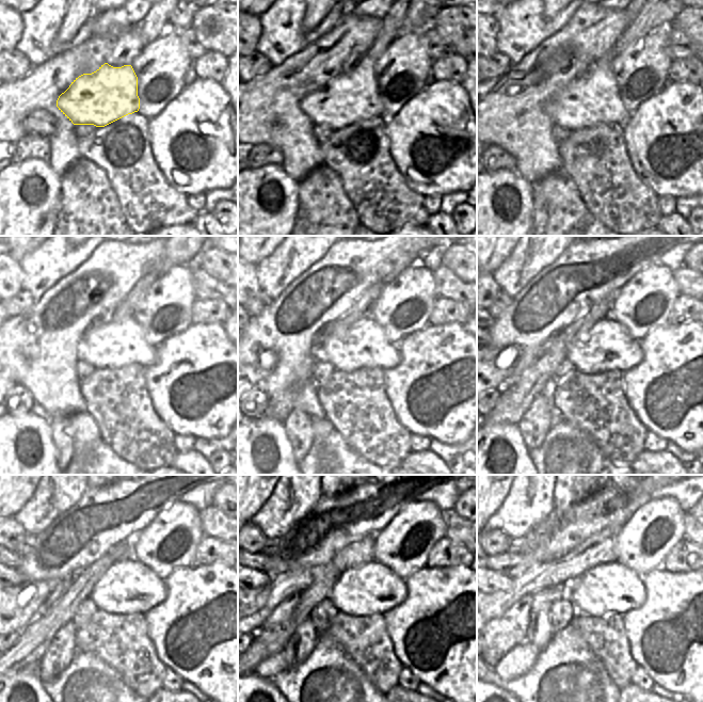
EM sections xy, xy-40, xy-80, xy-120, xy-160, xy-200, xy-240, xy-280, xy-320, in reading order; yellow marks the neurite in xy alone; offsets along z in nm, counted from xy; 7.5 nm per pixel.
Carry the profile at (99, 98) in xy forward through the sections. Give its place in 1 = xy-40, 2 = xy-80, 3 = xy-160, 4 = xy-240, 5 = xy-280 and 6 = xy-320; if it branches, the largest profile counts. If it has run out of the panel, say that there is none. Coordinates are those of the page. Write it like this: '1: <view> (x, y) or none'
1: xy-40 (352, 96)
2: xy-80 (592, 98)
3: xy-160 (364, 345)
4: xy-240 (128, 587)
5: xy-280 (372, 588)
6: xy-320 (613, 588)

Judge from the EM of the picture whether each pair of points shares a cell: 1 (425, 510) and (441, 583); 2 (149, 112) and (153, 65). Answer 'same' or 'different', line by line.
1: different
2: same

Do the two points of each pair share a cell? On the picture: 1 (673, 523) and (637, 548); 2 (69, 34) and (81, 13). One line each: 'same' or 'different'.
1: same
2: same

